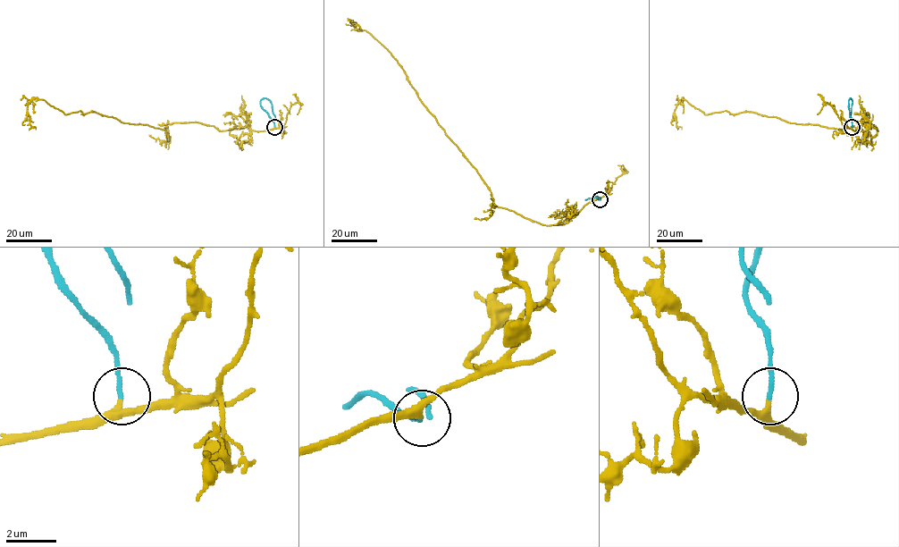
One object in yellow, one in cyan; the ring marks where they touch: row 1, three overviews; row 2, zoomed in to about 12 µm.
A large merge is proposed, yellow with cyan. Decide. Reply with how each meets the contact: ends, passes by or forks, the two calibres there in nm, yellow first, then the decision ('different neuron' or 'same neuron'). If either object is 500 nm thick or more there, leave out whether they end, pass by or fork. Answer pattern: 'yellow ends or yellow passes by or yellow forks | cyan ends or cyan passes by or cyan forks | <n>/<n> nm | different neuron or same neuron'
yellow passes by | cyan ends | 280/190 nm | same neuron

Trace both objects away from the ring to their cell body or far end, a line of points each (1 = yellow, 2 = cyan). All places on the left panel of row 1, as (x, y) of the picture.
1: (274, 127), (179, 122), (168, 134), (33, 98), (36, 129)
2: (274, 127), (260, 105), (262, 99), (271, 102), (275, 118)

